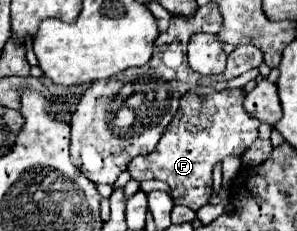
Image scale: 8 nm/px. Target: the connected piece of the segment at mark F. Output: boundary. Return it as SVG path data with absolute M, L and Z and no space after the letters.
M196 85L184 99L180 109L170 121L164 137L148 155L132 159L128 173L134 181L158 179L170 185L176 205L186 205L194 211L204 207L212 195L212 169L226 157L242 157L244 151L256 141L260 121L244 113L244 89L216 91L212 85Z

